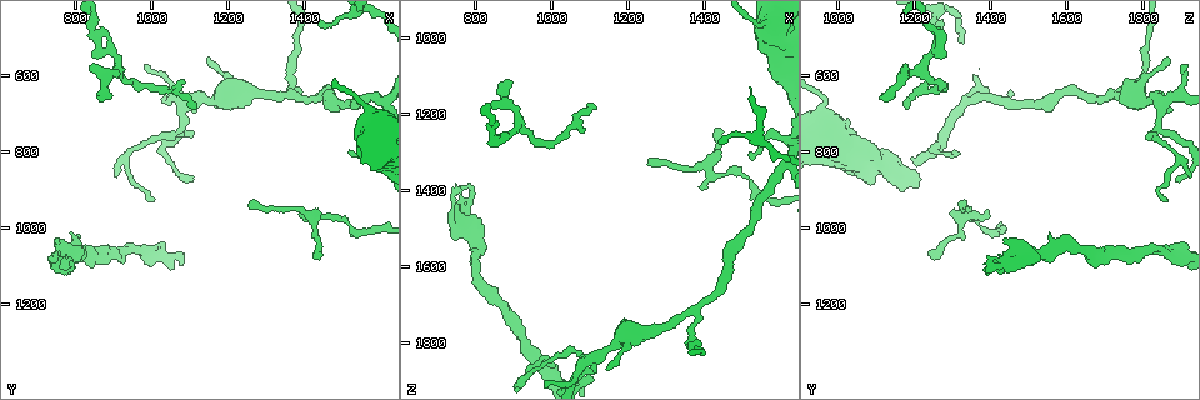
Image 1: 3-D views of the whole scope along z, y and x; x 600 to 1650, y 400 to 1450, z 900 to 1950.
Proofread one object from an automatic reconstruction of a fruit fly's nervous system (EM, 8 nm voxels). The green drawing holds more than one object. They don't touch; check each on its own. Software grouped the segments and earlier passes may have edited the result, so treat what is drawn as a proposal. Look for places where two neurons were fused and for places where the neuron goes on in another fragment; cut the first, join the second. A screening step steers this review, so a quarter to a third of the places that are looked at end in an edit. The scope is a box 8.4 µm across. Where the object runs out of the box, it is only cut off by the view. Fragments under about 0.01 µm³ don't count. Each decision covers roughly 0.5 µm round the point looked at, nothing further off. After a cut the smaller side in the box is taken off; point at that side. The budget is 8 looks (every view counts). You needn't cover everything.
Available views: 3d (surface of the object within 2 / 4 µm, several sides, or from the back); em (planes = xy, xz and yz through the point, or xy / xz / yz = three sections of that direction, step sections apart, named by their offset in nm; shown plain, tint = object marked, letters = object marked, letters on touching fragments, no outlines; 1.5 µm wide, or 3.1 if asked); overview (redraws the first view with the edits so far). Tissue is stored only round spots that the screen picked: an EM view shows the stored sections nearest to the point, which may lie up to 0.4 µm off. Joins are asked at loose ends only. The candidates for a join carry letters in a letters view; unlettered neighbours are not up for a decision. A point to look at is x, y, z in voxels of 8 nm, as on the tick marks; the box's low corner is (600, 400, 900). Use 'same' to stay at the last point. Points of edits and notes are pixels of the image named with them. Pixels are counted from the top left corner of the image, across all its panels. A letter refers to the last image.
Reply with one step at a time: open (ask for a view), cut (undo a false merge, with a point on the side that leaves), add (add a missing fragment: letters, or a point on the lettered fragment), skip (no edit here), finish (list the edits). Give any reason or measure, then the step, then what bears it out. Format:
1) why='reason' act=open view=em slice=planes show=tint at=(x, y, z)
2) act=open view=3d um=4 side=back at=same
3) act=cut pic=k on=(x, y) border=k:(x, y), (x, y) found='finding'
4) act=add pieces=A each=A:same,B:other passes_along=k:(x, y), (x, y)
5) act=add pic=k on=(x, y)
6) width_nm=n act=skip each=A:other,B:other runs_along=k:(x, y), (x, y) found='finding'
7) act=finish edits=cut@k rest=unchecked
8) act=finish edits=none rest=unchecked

why='free end' act=open view=em slice=planes show=tint at=(1155, 550, 1870)

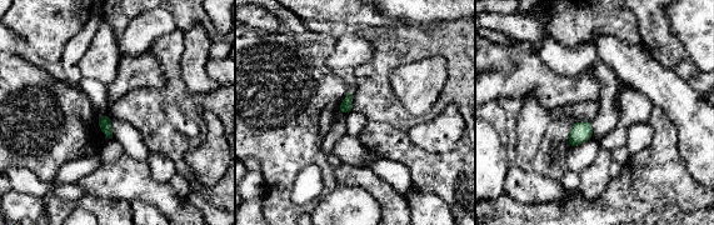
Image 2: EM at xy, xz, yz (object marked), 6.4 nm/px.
act=open view=em slice=planes show=letters at=same

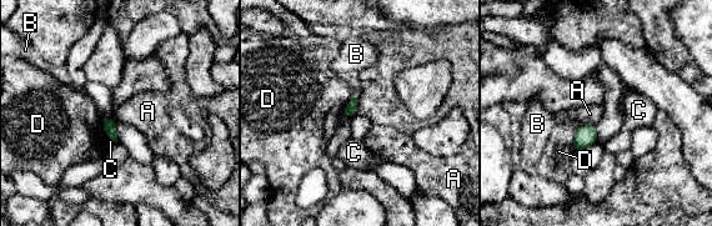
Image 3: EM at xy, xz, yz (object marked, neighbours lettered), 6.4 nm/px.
act=skip each=A:other,B:other,C:other,D:other border=3:(355, 96), (356, 114) found='none of them fits'

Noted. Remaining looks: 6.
why='tapers out' act=open view=3d um=4 at=(1115, 870, 1895)

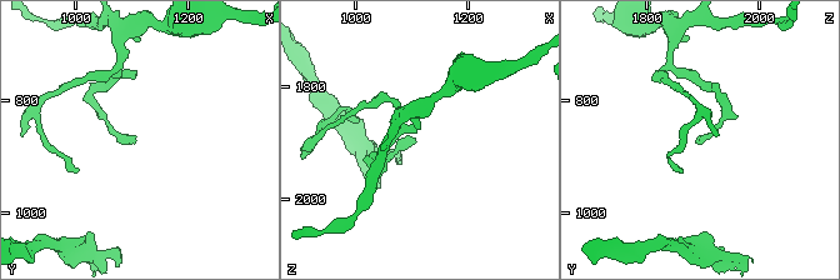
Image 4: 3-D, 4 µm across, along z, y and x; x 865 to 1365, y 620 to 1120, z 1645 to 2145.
why='now the EM' act=open view=em slice=planes show=letters at=(1105, 865, 1890)

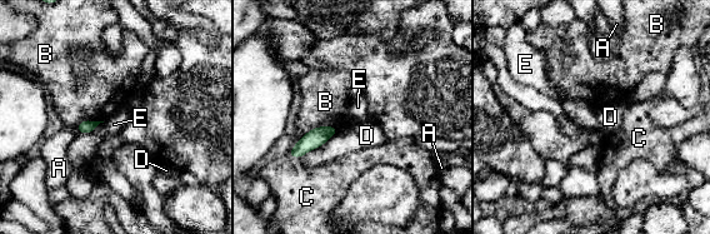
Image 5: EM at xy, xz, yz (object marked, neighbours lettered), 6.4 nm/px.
act=skip each=A:other,B:other,C:other,D:other,E:other found='none of them fits'

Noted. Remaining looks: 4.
why='sudden change in width' act=open view=em slice=planes show=tint at=(1365, 645, 1715)

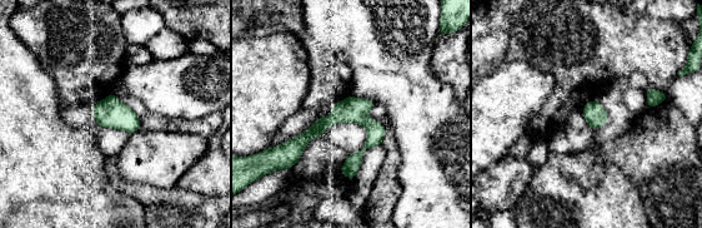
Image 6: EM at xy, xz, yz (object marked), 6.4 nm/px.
act=open view=em slice=planes show=letters at=same

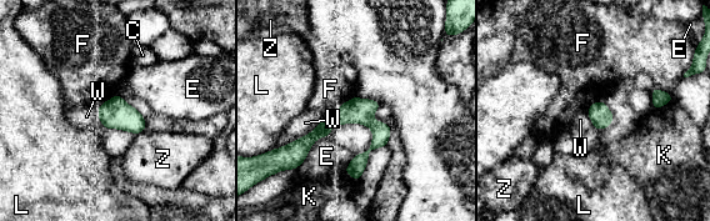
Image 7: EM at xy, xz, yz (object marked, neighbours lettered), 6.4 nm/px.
act=skip each=C:other,E:other,F:other,K:other,L:other,W:other,Z:other runs_along=7:(388, 130), (340, 117), (293, 147) found='continuous, no second neuron'

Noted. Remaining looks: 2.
act=finish edits=none rest=unchecked

